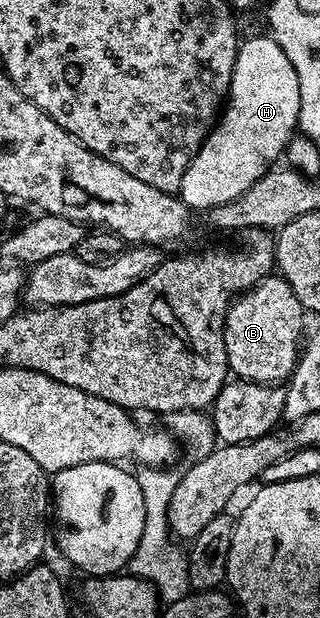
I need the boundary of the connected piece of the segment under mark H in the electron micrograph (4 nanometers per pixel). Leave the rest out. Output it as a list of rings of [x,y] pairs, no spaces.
[[[263,35],[240,42],[225,106],[181,177],[177,194],[192,212],[202,213],[241,197],[241,193],[278,160],[275,158],[286,152],[287,143],[296,134],[299,122],[297,73],[281,45]]]

